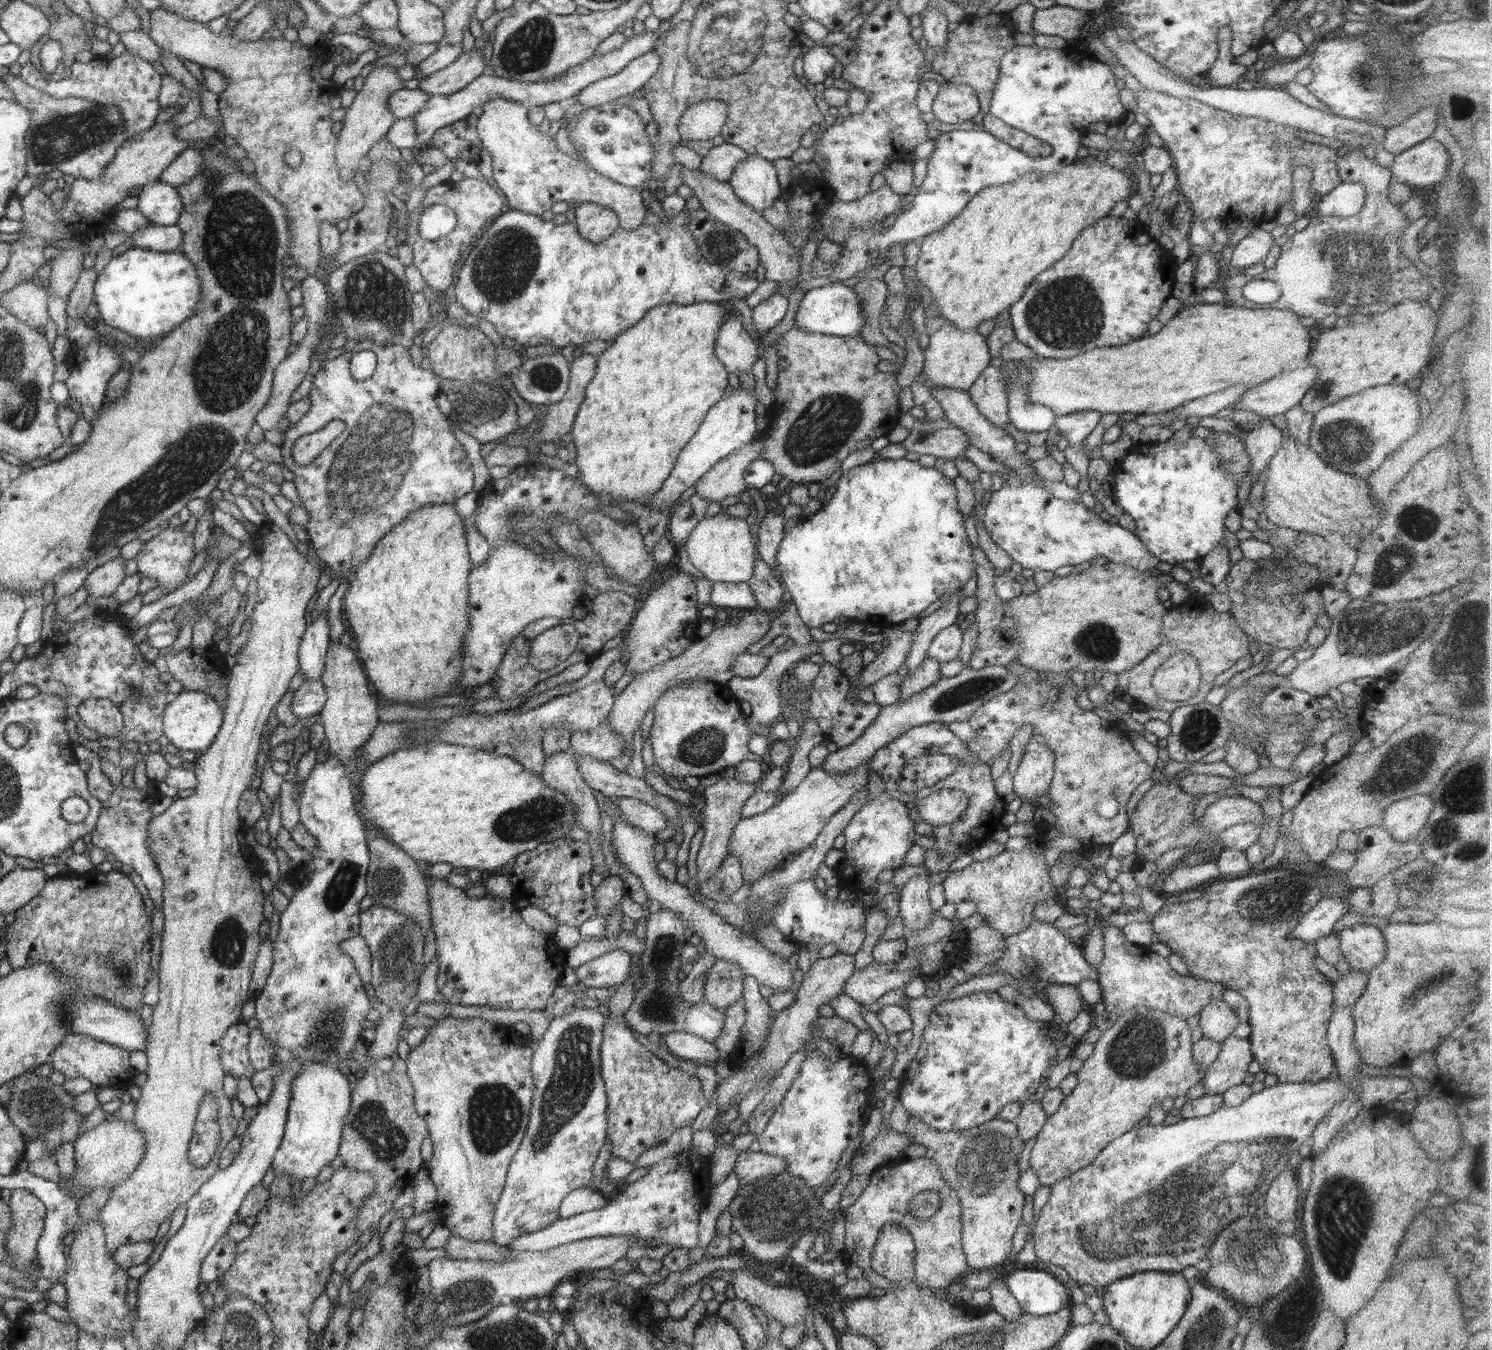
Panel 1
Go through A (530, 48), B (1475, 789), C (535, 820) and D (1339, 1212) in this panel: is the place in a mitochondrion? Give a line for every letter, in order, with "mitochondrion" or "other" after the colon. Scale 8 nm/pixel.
A: mitochondrion
B: mitochondrion
C: mitochondrion
D: mitochondrion

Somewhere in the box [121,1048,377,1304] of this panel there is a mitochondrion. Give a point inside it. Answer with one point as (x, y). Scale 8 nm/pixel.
(286, 1236)

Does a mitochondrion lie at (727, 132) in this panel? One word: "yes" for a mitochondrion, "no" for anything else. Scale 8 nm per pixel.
no

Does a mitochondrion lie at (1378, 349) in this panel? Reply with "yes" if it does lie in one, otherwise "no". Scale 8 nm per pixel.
no

